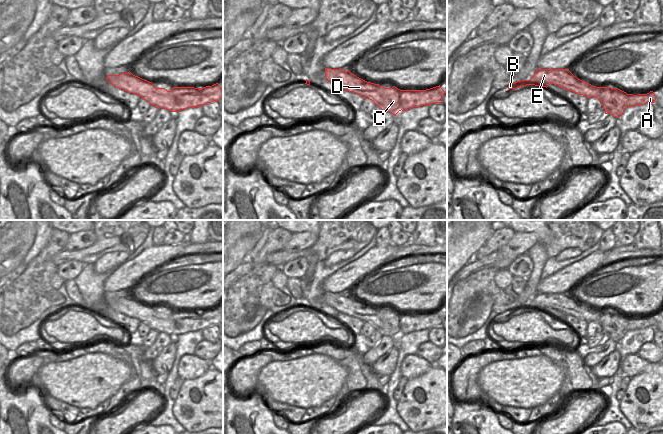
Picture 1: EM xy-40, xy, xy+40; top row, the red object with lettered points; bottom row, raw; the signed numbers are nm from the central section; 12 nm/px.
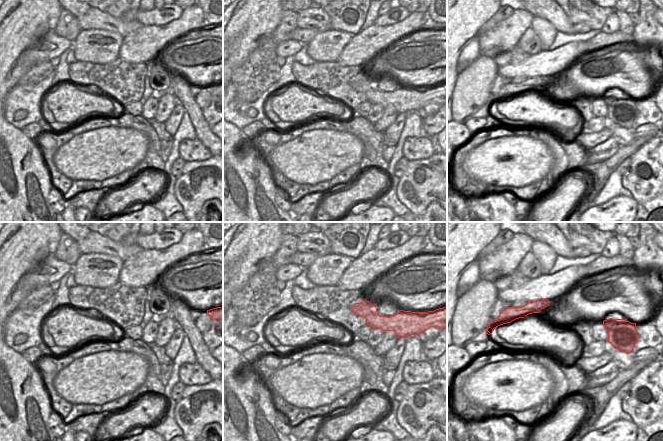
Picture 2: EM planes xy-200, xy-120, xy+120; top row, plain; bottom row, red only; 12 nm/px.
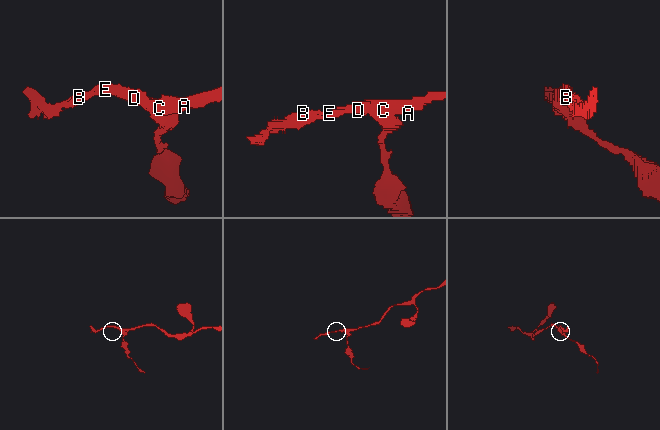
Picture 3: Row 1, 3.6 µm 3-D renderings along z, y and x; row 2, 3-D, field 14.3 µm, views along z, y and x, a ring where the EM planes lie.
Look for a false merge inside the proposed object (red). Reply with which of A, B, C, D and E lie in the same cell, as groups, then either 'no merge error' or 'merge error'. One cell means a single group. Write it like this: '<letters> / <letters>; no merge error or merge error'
A B D E / C; merge error

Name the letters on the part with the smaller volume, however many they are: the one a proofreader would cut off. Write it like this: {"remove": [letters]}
{"remove": ["C"]}

